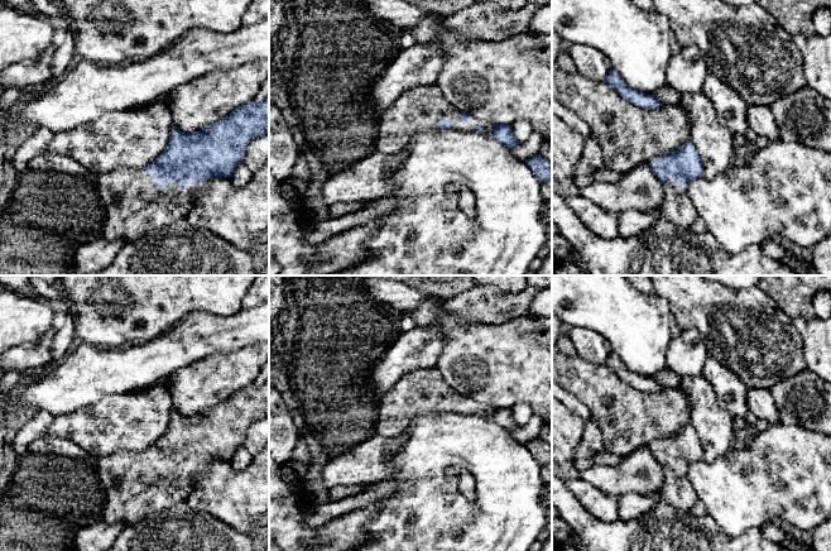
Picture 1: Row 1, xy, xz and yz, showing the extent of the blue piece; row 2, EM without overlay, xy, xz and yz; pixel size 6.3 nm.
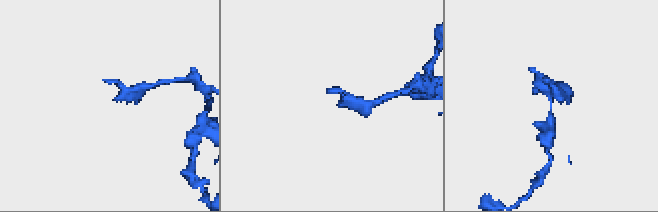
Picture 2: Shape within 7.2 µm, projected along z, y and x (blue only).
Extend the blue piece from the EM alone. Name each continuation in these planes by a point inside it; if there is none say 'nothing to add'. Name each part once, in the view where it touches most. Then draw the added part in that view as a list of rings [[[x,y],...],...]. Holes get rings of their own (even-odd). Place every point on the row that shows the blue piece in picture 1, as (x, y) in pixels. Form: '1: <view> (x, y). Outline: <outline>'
1: xy (134, 205). Outline: [[[115,168],[96,176],[97,191],[106,209],[106,221],[102,238],[107,240],[134,241],[155,229],[163,229],[186,219],[193,207],[193,192],[197,186],[179,188],[176,183],[167,183],[163,188],[155,186],[155,179],[144,168]]]

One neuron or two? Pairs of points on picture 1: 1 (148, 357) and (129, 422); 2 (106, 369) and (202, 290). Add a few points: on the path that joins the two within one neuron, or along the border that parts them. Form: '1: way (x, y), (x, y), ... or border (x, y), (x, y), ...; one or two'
1: border (158, 382), (128, 393), (109, 394); two
2: border (158, 336), (128, 345); two

